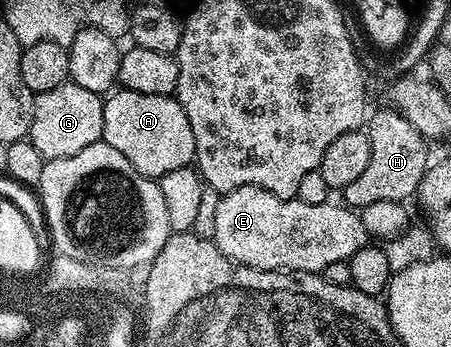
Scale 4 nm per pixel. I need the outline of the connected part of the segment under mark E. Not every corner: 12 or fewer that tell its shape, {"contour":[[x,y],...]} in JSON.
{"contour":[[261,187],[217,199],[210,238],[242,267],[323,273],[370,239],[339,202]]}

